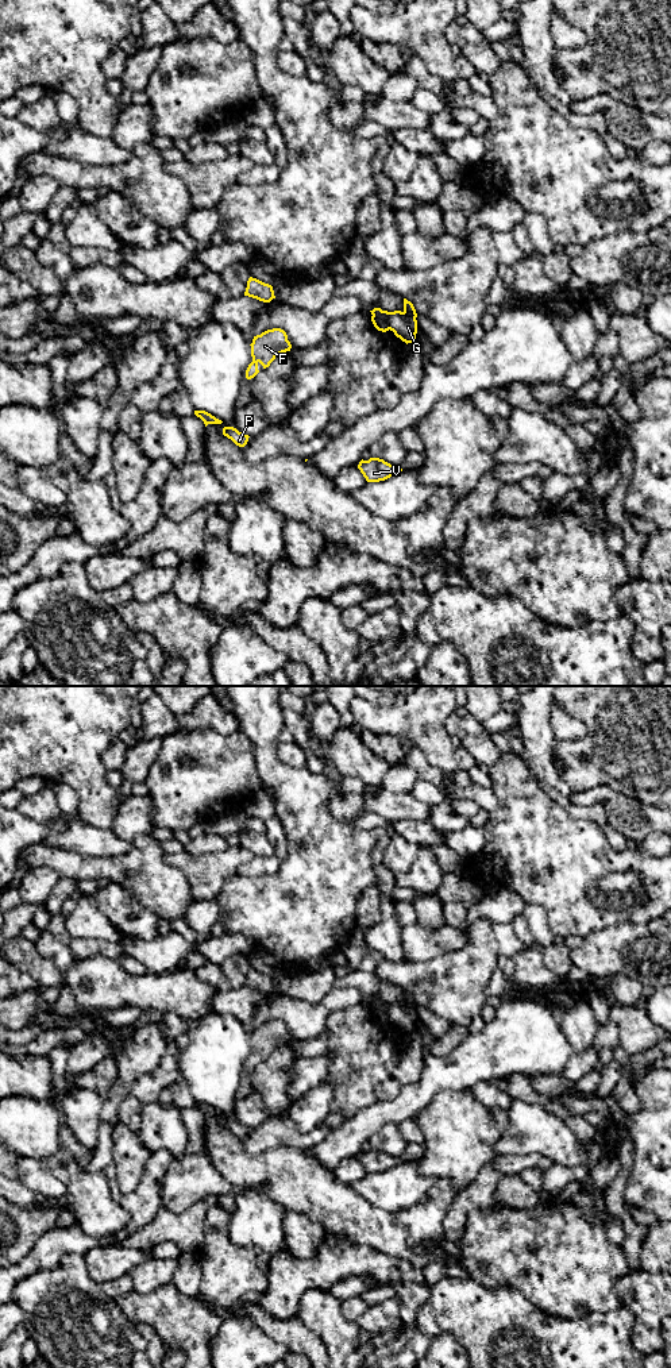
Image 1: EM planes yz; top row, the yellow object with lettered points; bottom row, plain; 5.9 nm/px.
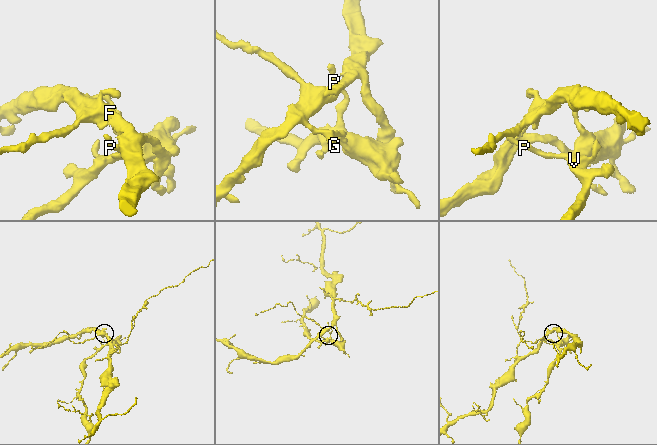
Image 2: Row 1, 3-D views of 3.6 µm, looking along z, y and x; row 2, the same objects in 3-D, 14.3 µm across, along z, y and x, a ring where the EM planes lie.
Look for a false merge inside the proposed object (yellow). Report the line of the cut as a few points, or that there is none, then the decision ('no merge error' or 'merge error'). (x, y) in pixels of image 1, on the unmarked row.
cut yz (373, 1006), (381, 1008), (389, 1020); merge error

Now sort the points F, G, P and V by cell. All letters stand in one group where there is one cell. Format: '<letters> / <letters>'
F G / P V

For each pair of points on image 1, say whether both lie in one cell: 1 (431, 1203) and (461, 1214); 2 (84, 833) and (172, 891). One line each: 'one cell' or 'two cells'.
1: two cells
2: two cells

